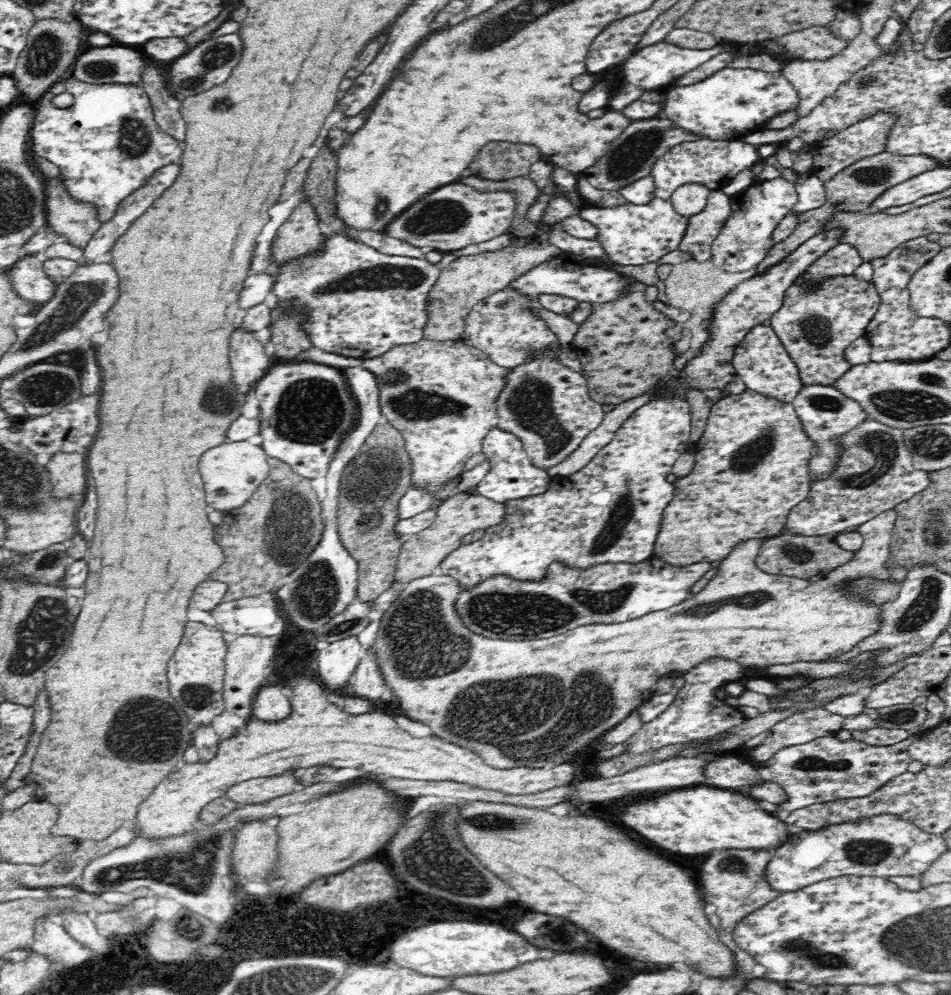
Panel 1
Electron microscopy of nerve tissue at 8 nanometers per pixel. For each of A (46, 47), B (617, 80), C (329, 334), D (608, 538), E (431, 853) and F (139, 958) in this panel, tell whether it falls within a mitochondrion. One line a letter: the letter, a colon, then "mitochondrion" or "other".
A: mitochondrion
B: other
C: other
D: mitochondrion
E: mitochondrion
F: other

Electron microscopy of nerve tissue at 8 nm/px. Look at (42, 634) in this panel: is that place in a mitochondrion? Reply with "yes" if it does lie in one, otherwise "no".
yes

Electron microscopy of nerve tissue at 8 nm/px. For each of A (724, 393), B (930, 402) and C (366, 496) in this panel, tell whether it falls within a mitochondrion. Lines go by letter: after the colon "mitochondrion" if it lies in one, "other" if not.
A: other
B: mitochondrion
C: mitochondrion

